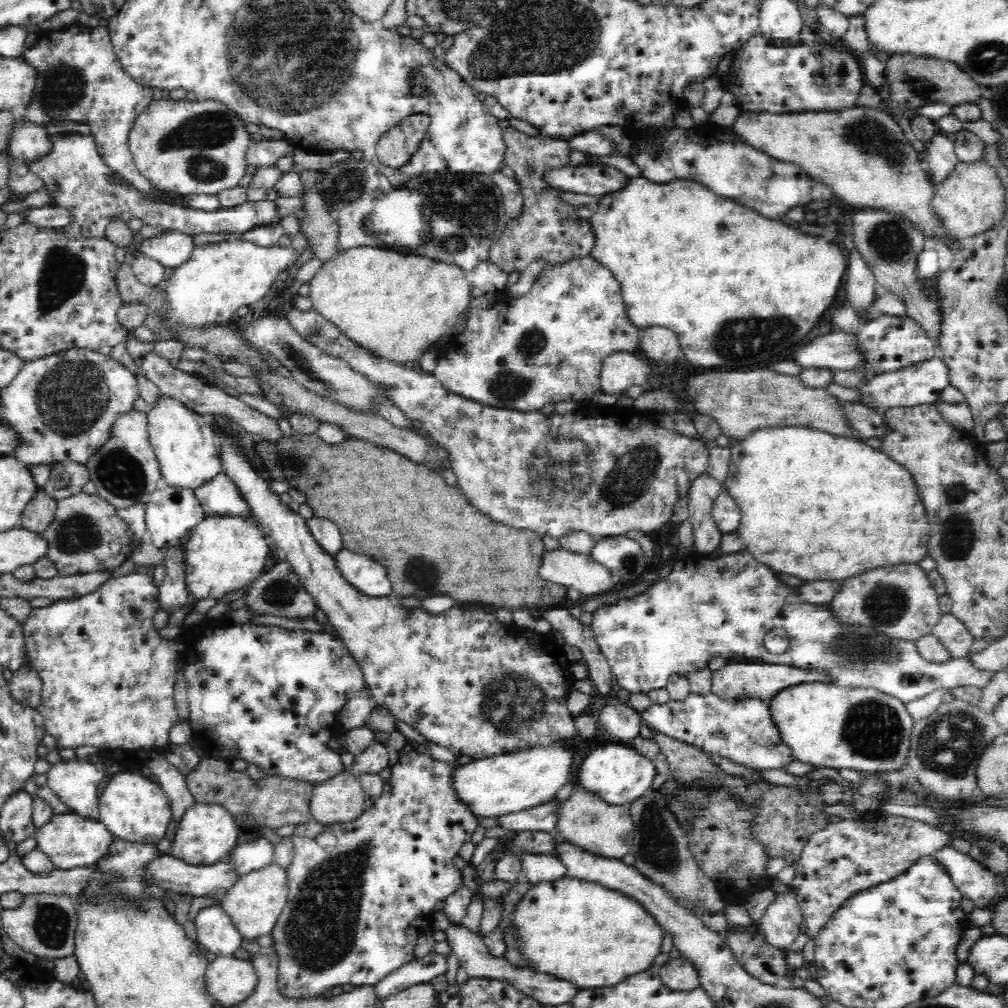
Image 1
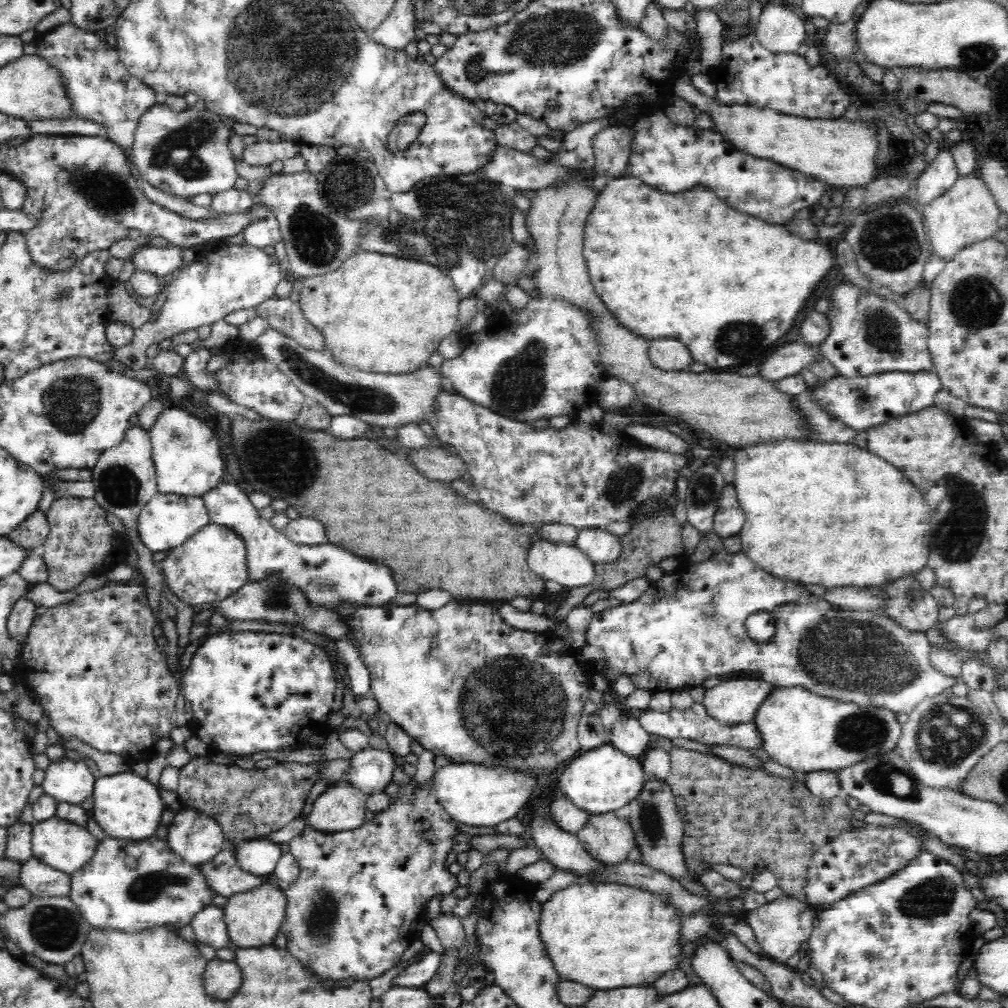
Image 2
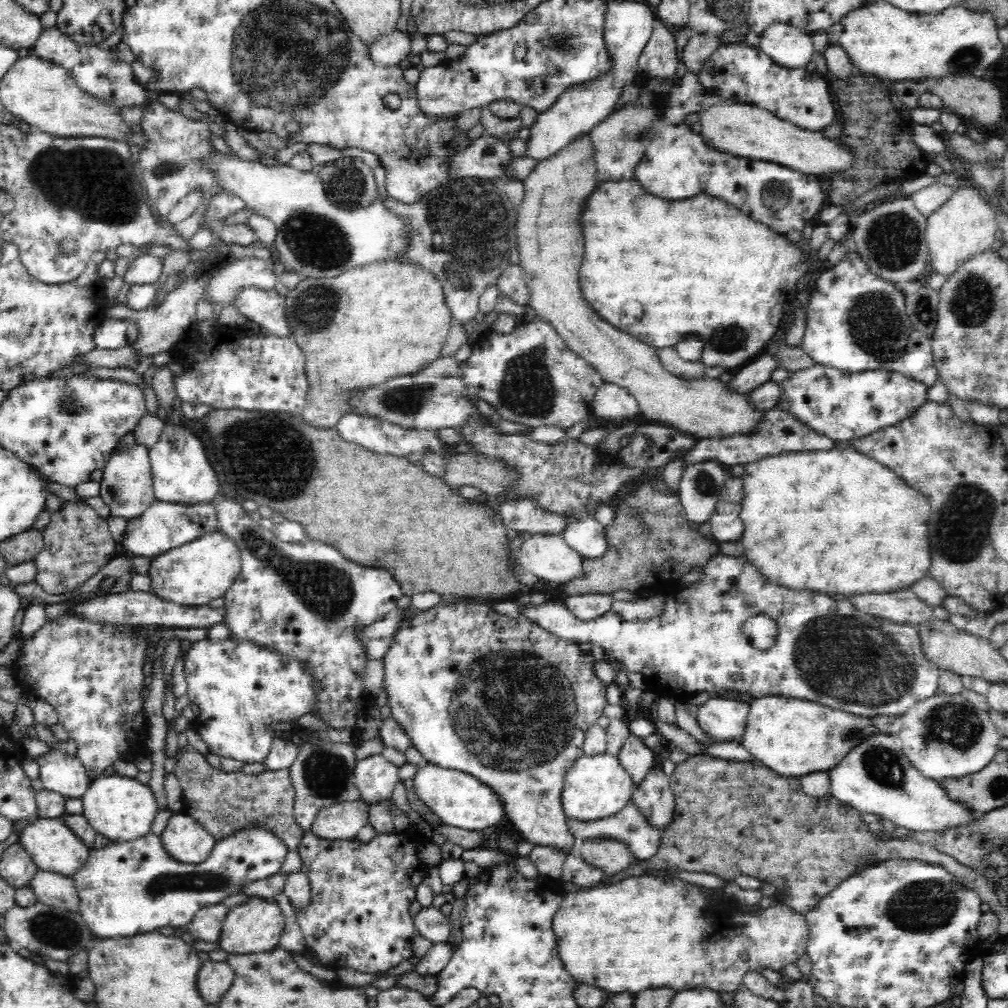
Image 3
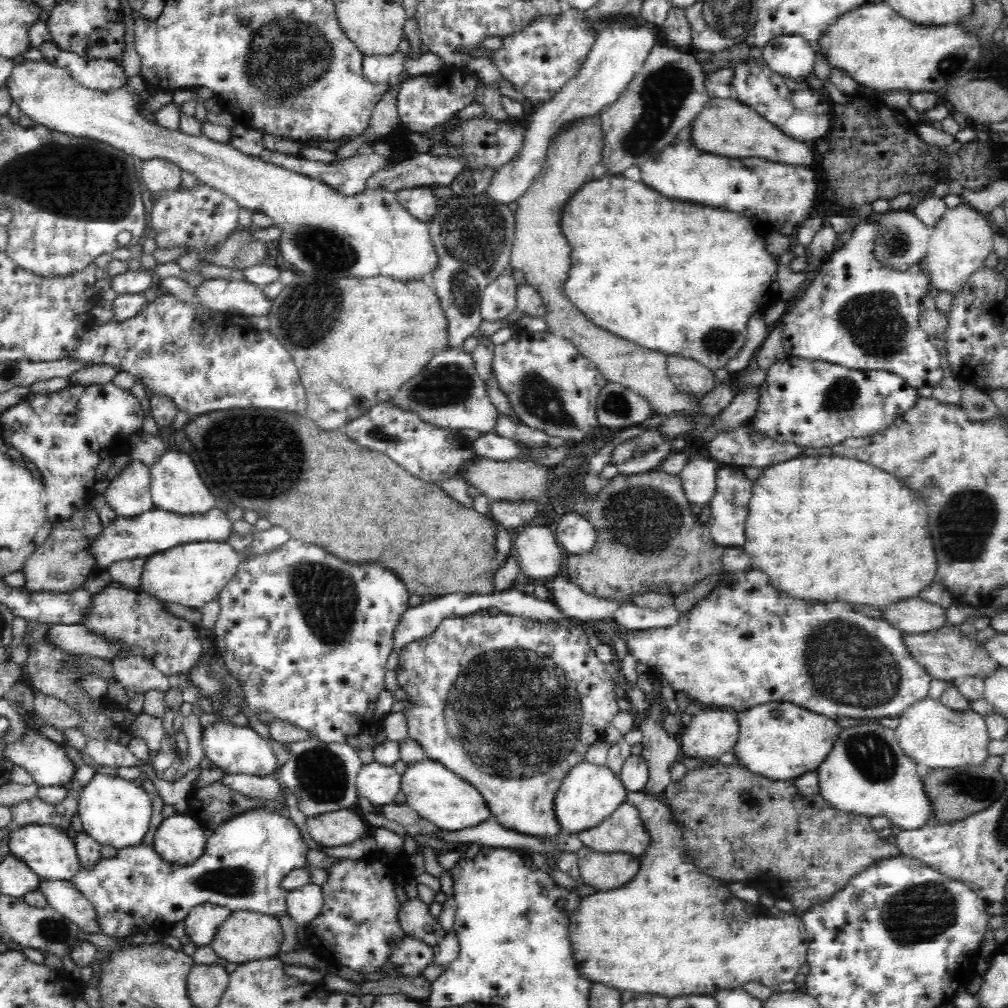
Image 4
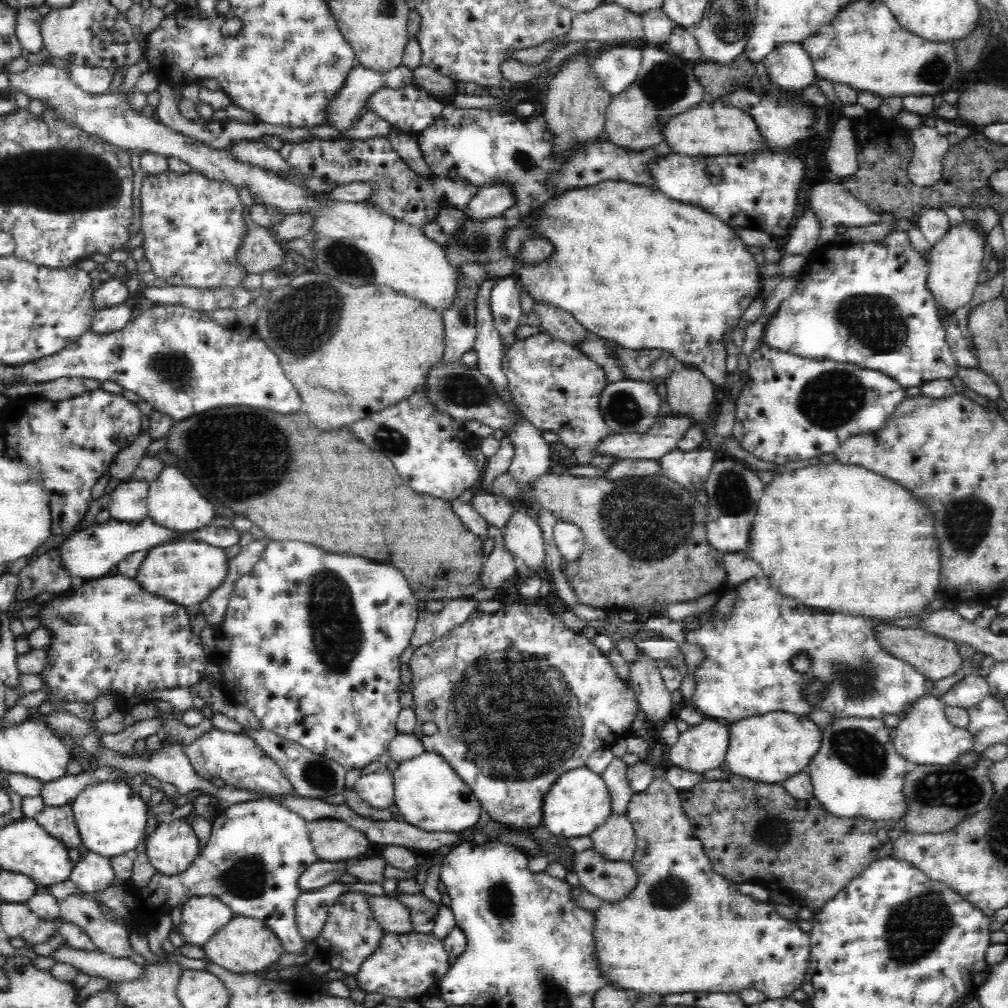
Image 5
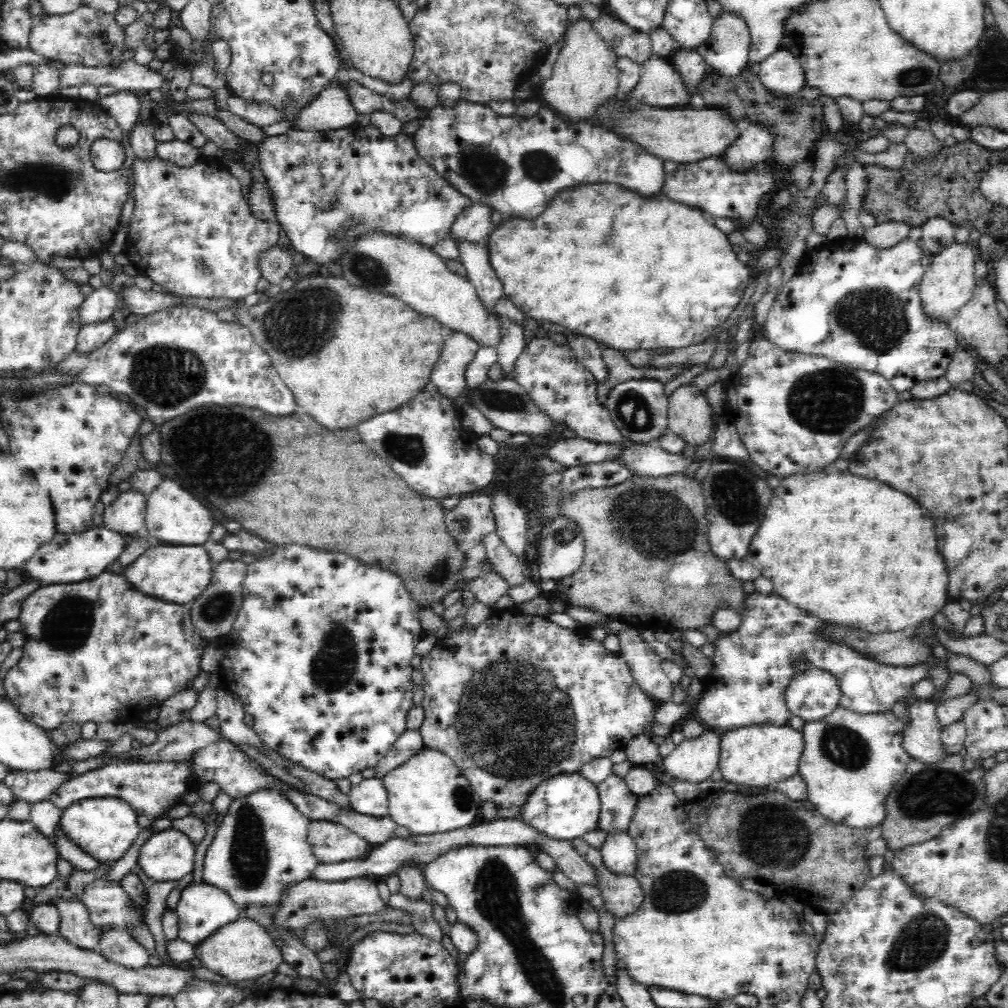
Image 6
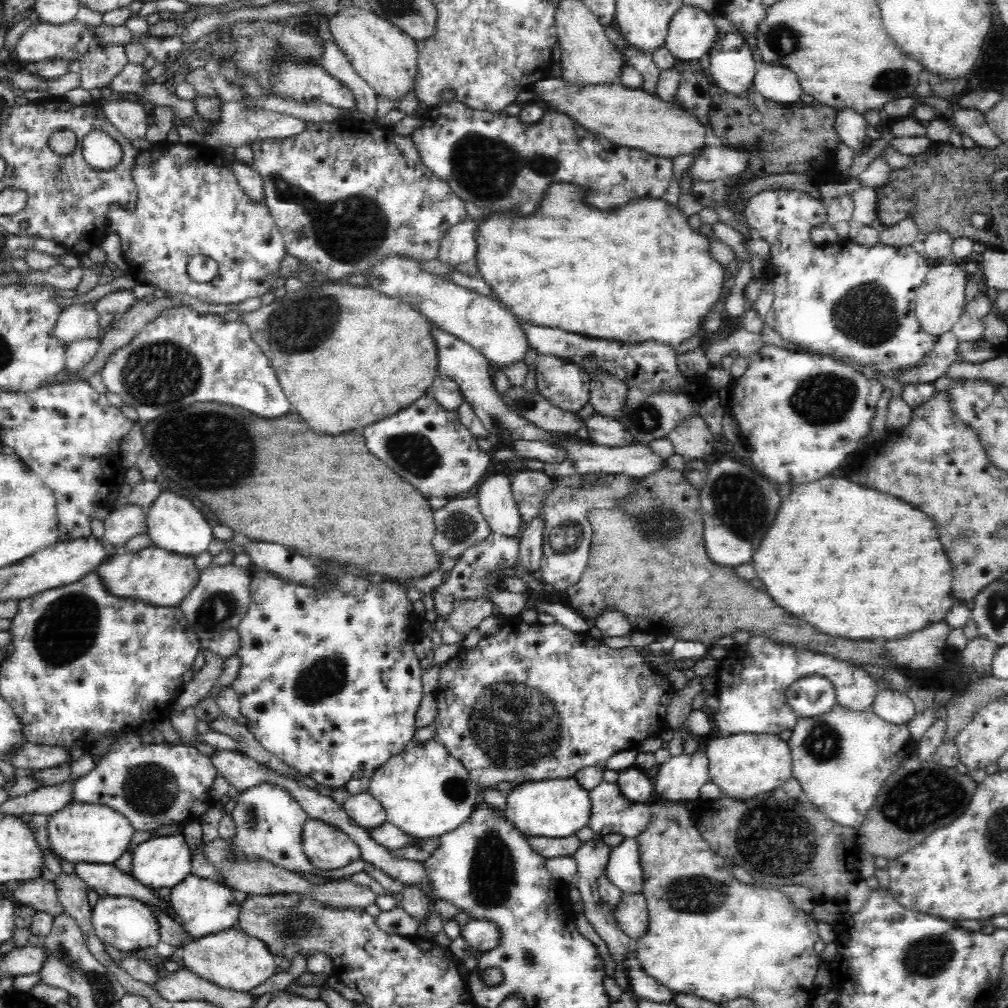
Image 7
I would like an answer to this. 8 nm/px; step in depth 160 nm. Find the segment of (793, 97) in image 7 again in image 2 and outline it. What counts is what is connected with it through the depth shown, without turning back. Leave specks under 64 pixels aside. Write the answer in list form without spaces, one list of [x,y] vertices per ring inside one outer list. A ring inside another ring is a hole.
[[[772,3],[761,10],[755,37],[766,50],[797,53],[806,40],[804,25],[794,11]]]

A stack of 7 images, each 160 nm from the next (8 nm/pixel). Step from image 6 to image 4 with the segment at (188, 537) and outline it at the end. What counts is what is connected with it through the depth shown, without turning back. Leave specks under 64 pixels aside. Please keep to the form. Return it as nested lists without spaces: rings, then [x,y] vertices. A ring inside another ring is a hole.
[[[168,448],[152,465],[150,474],[150,492],[154,509],[172,511],[180,515],[203,515],[214,508],[214,496],[200,480],[190,456],[176,454]]]

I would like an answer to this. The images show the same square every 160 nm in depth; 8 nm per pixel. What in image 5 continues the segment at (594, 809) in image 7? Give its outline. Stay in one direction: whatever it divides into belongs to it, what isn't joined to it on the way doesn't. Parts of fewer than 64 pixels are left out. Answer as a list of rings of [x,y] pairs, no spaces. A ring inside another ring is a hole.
[[[614,758],[602,774],[610,795],[612,815],[626,815],[629,802],[635,794],[627,779],[627,768],[621,758]]]

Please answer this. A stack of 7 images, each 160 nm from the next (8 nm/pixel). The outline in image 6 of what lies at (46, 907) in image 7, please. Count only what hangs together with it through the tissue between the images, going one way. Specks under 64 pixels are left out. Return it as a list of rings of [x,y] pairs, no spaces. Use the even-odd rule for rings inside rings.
[[[56,898],[46,904],[51,904],[58,911],[60,936],[78,948],[101,954],[99,942],[105,929],[97,929],[90,923],[88,909],[82,902]]]

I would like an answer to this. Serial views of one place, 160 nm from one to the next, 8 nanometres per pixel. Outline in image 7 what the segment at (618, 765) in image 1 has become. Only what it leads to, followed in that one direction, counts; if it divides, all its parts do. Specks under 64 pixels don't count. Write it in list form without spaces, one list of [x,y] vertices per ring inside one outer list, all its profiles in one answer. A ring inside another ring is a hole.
[[[574,777],[524,782],[506,794],[505,816],[526,837],[564,838],[588,824],[588,791]]]

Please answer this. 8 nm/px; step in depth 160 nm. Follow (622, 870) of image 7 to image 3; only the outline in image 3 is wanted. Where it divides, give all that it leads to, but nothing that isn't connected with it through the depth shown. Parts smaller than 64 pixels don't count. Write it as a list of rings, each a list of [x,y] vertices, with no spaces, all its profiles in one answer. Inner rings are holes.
[[[631,801],[626,804],[623,809],[620,809],[616,814],[614,814],[614,816],[594,821],[591,824],[589,822],[567,819],[567,827],[569,828],[572,837],[574,837],[574,844],[572,844],[572,850],[570,850],[569,853],[570,855],[578,854],[581,844],[586,839],[612,838],[616,839],[616,841],[624,841],[637,860],[645,861],[646,859],[653,857],[658,852],[661,843],[662,832],[660,832],[660,828],[650,826],[650,824],[645,821],[640,809]]]

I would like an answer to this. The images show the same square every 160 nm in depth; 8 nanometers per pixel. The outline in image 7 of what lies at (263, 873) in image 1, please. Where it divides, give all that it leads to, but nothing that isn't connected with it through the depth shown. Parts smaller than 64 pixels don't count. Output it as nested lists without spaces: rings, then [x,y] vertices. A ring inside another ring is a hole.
[[[234,927],[190,940],[180,949],[178,959],[184,969],[188,969],[200,979],[238,992],[249,992],[260,986],[274,975],[276,970],[274,955],[268,951],[264,942]]]

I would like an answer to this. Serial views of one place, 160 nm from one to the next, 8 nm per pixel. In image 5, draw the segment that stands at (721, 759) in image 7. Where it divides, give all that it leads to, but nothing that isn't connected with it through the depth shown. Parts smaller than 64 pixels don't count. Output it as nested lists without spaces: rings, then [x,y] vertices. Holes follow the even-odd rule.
[[[772,711],[763,715],[738,719],[729,725],[728,754],[726,754],[725,763],[728,766],[728,772],[733,775],[740,775],[752,781],[781,783],[796,773],[805,771],[820,748],[820,728],[808,717],[793,715],[788,711]]]

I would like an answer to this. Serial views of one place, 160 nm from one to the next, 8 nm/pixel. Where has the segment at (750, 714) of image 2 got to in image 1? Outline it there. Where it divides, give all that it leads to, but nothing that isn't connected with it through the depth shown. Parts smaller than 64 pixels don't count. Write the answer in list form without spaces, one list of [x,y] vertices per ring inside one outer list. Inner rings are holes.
[[[728,661],[726,666],[713,672],[712,694],[719,696],[721,700],[736,701],[745,698],[755,698],[768,701],[782,690],[801,683],[826,683],[827,678],[816,669],[802,669],[800,667],[781,666],[768,663],[743,663],[742,661]]]

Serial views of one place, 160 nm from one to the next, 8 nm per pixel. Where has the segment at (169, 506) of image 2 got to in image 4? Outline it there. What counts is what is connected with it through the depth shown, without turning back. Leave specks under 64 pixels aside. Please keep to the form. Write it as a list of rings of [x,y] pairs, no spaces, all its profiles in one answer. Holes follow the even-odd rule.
[[[213,508],[203,515],[180,515],[172,511],[152,509],[144,511],[142,514],[132,518],[117,516],[108,524],[107,527],[100,530],[88,542],[88,553],[94,557],[96,571],[107,570],[107,568],[116,561],[132,558],[149,557],[154,552],[162,552],[174,548],[178,545],[188,544],[189,542],[227,542],[232,530],[232,520],[226,520],[226,514],[218,508]]]

